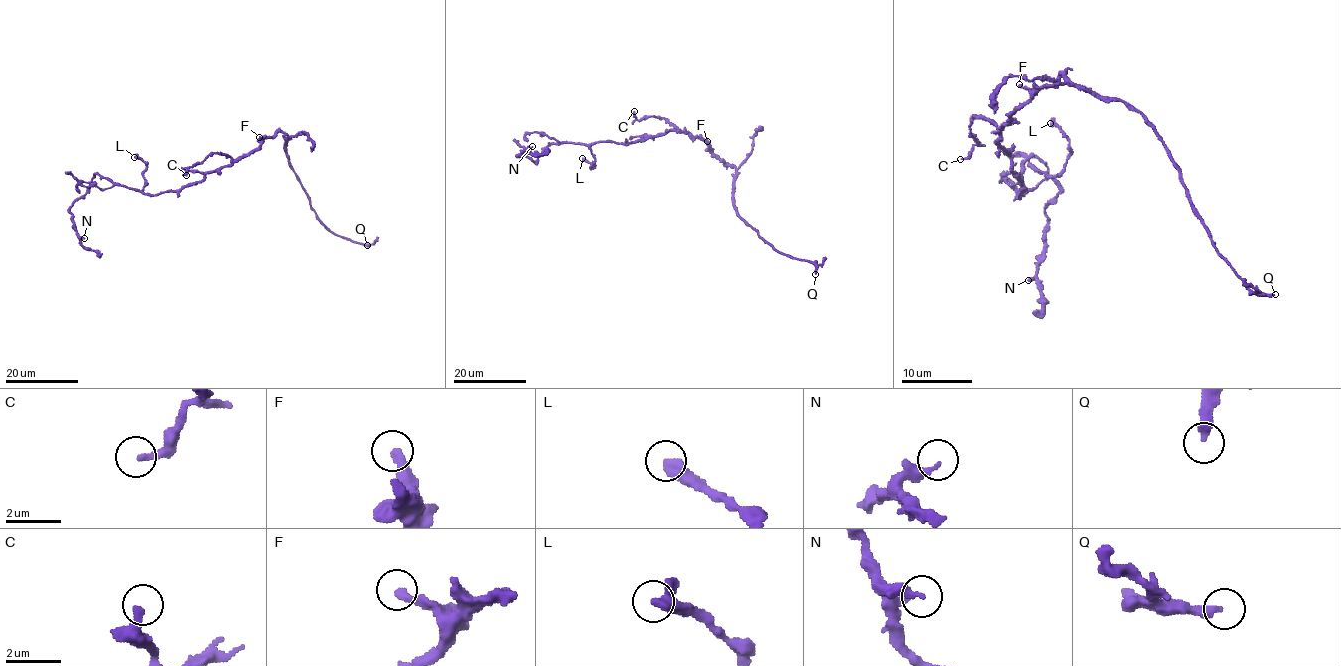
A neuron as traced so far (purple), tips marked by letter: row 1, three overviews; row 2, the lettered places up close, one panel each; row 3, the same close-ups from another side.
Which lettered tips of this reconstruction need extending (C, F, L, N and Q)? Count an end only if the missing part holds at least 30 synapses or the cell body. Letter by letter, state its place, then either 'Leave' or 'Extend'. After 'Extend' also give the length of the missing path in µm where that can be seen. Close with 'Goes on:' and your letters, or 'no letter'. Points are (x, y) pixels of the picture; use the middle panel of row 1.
C: Place: (634, 111). Leave
F: Place: (707, 141). Leave
L: Place: (582, 158). Leave
N: Place: (532, 146). Leave
Q: Place: (815, 274). Extend. Missing length about 200 µm
Goes on: Q

